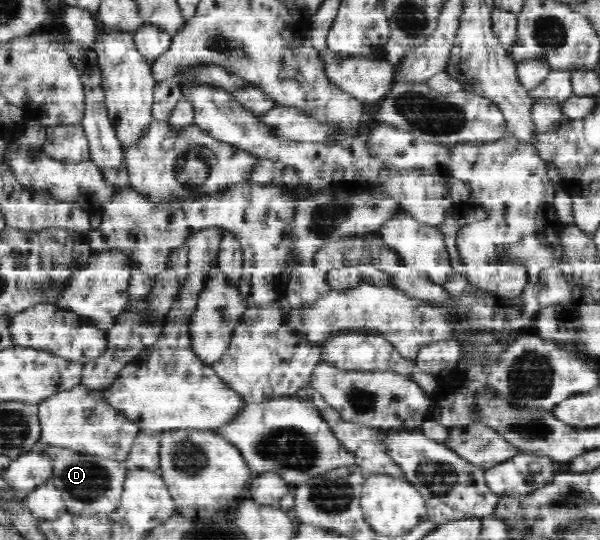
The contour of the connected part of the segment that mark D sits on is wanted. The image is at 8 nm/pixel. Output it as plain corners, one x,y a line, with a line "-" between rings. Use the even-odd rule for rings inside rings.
40,439
41,453
49,457
52,466
50,480
60,489
69,512
107,514
117,508
124,491
125,479
132,468
126,460
111,460
101,455
77,452
45,443

